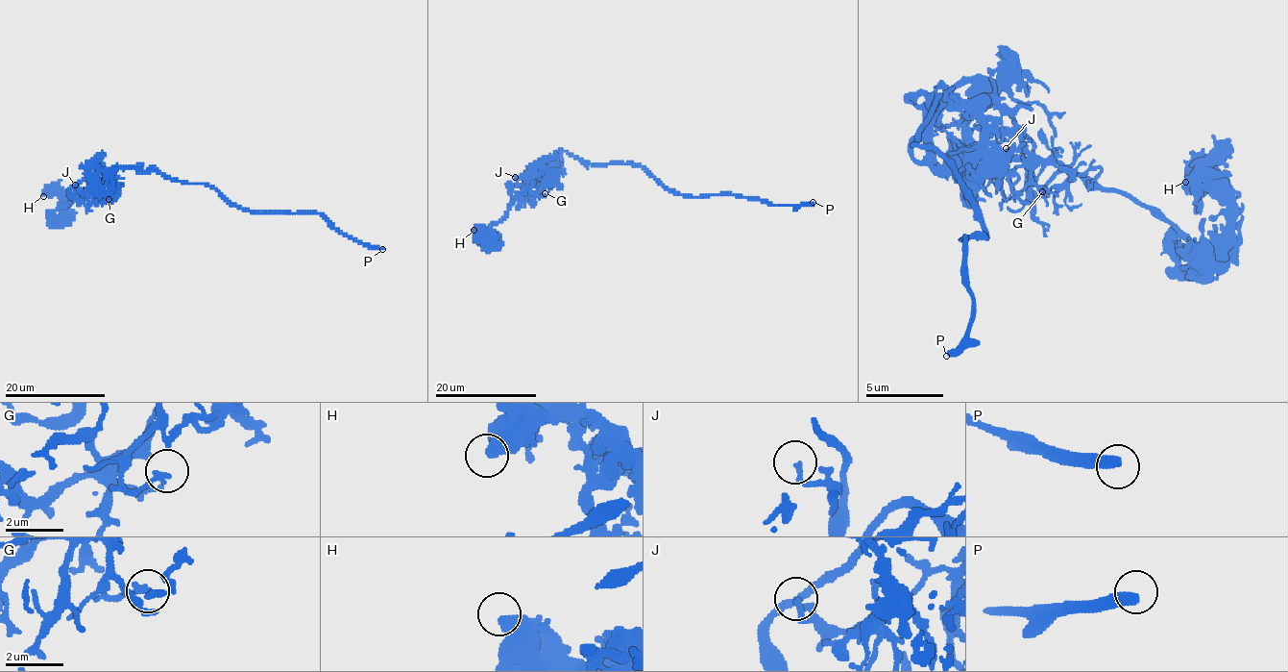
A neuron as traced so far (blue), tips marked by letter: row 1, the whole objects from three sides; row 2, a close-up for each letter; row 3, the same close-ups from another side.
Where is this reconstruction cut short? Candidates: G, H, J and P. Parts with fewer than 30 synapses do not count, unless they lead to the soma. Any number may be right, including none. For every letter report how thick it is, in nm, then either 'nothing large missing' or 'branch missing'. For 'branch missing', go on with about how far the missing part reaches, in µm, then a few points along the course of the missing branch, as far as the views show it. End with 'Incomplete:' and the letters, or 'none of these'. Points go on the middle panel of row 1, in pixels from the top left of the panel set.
G: calibre 200 nm; nothing large missing
H: calibre 400 nm; nothing large missing
J: calibre 170 nm; nothing large missing
P: calibre 400 nm; branch missing; missing 35 µm
Incomplete: P

